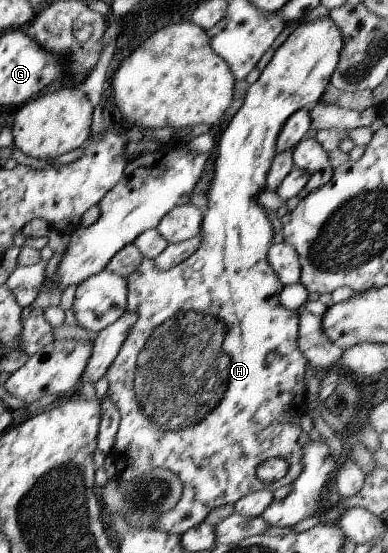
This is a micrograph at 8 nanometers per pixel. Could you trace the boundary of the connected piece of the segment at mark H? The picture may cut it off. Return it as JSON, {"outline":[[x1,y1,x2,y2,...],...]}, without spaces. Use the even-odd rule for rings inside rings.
{"outline":[[328,16,306,21,295,27,283,43,272,53,270,61,268,61,264,69,259,73,256,81,247,87,246,95,244,95,240,109,230,118,230,121,223,123,221,128,219,128,220,131,218,133,220,133,220,139,218,139,218,147,216,147,214,173,205,193,206,209,204,209,204,216,202,216,202,223,200,223,200,231,198,234,202,235,202,241,200,241,198,249,195,249,194,253,190,254,190,257,187,257,178,265,171,266,170,269,166,269,163,273,158,273,152,261,143,260,140,261,138,269,134,269,128,277,125,277,127,295,125,310,130,311,130,313,135,313,136,321,130,325,130,331,126,333,126,339,122,341,116,357,114,357,104,374,108,384,105,396,116,405,118,415,120,416,112,450,109,451,108,455,112,459,112,463,114,463,114,476,120,477,124,481,132,479,139,472,154,468,167,469,170,473,174,473,176,477,179,477,180,483,182,484,180,499,178,499,178,503,170,511,166,511,166,513,162,513,162,515,158,515,154,519,154,523,152,523,153,529,160,529,163,532,180,535,187,529,196,527,202,523,204,517,214,507,228,504,232,505,243,495,258,490,267,489,273,492,278,487,282,487,282,485,292,483,302,471,302,463,300,463,302,447,298,445,297,440,300,431,302,431,299,420,301,416,304,416,306,410,304,373,306,373,307,361,297,346,297,312,288,311,288,309,284,309,278,303,278,295,280,295,283,285,272,269,270,269,270,265,268,265,268,260,266,259,268,249,270,249,270,245,273,243,272,224,265,209,258,205,256,197,258,197,258,193,264,190,266,171,268,171,268,167,270,167,273,157,276,154,276,151,274,151,274,143,276,143,278,131,280,131,280,128,284,125,284,121,292,113,298,111,300,108,304,108,305,105,312,105,320,100,320,95,324,93,325,88,329,84,329,77,334,71,336,62,338,61,342,44,340,29,338,29,338,26],[272,458,286,461,288,469,286,469,284,477,281,477,278,481,272,483,262,482,256,477,256,467,264,460]]}

